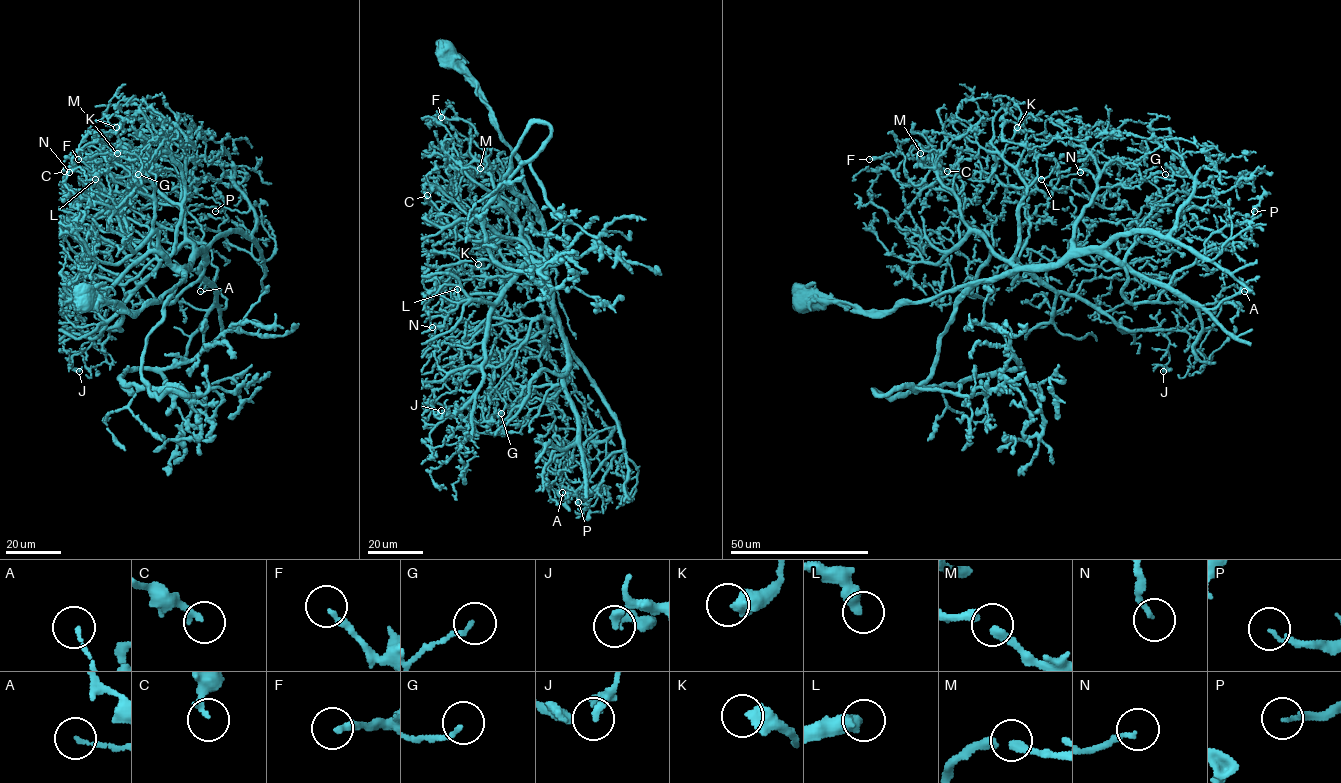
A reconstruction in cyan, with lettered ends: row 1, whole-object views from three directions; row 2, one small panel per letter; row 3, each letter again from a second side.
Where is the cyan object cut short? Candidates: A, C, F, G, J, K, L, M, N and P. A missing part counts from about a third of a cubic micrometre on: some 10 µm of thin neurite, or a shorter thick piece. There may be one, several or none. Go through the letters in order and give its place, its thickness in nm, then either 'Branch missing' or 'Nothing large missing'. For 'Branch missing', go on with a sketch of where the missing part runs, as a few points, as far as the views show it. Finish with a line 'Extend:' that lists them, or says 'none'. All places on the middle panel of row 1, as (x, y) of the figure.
A: Place: (562, 492). Thickness 150 nm. Nothing large missing
C: Place: (427, 195). Thickness 220 nm. Nothing large missing
F: Place: (441, 117). Thickness 220 nm. Nothing large missing
G: Place: (501, 413). Thickness 160 nm. Nothing large missing
J: Place: (441, 410). Thickness 260 nm. Nothing large missing
K: Place: (478, 264). Thickness 500 nm. Nothing large missing
L: Place: (457, 289). Thickness 400 nm. Nothing large missing
M: Place: (480, 168). Thickness 240 nm. Nothing large missing
N: Place: (432, 327). Thickness 150 nm. Nothing large missing
P: Place: (578, 502). Thickness 140 nm. Nothing large missing
Extend: none

